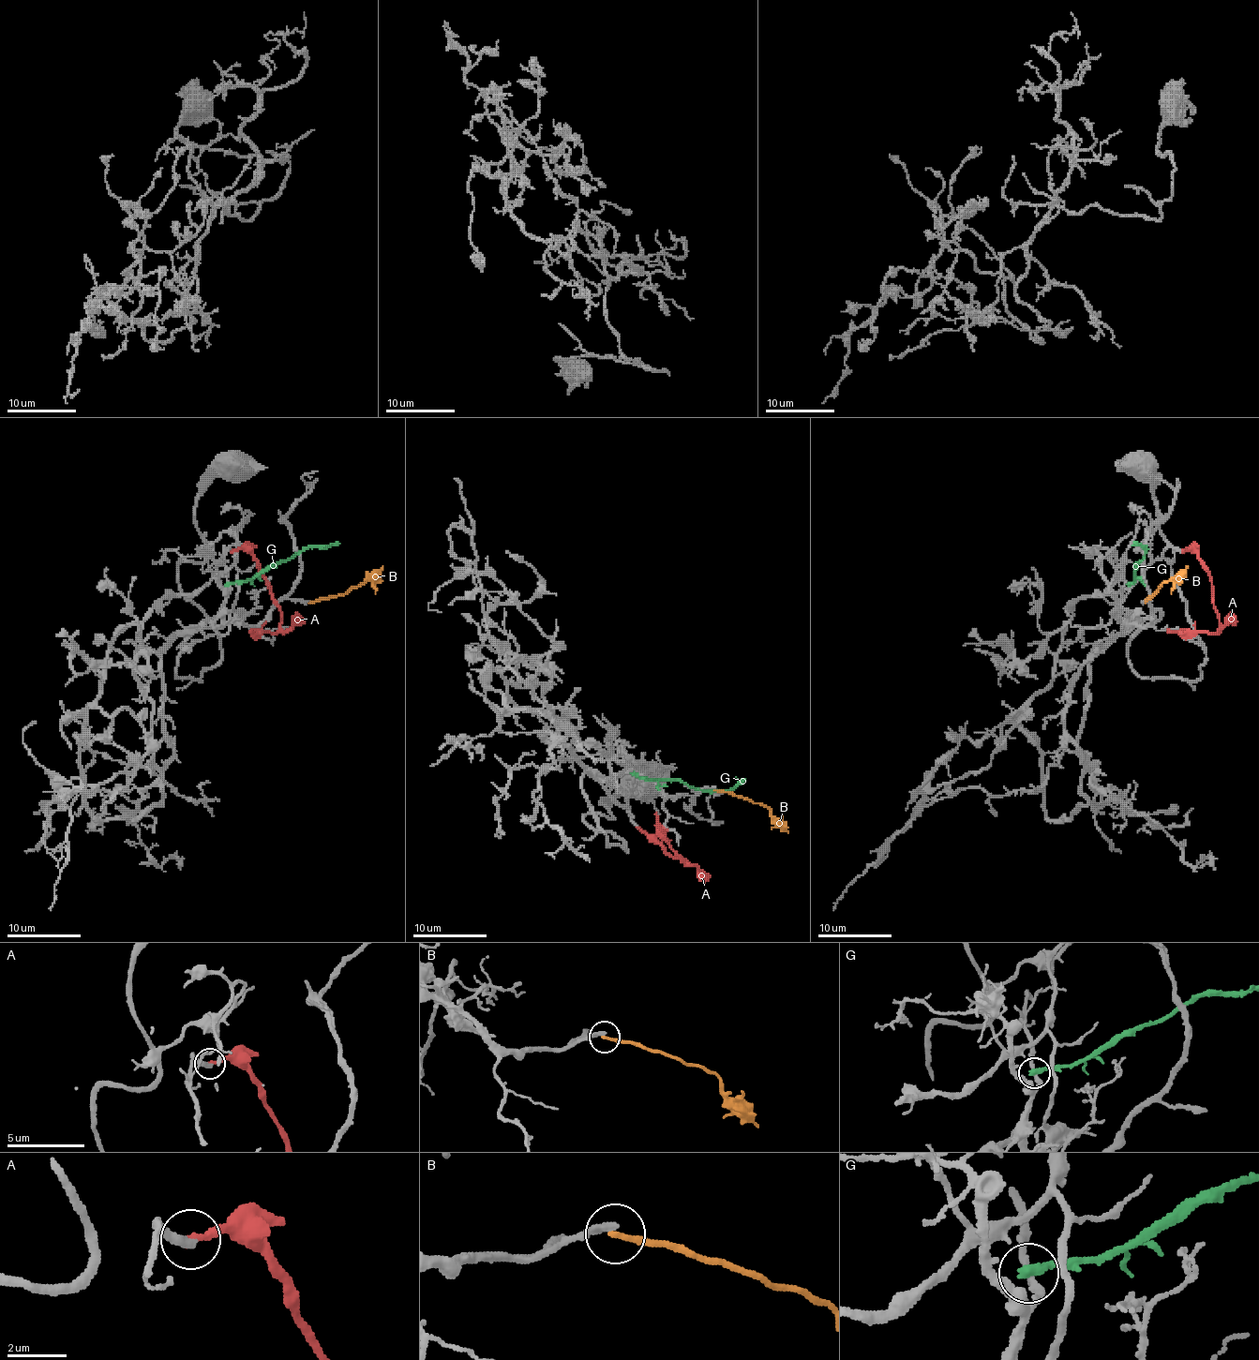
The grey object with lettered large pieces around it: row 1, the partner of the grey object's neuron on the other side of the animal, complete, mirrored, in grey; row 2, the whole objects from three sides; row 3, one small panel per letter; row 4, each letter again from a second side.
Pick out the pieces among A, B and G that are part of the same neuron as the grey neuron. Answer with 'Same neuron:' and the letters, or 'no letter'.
Same neuron: no letter

